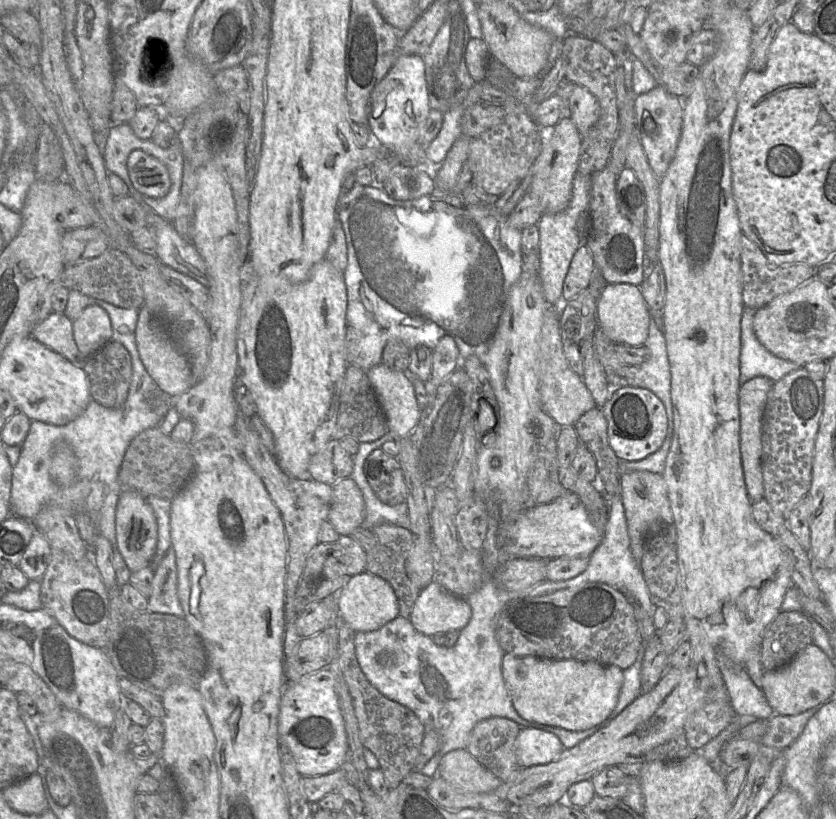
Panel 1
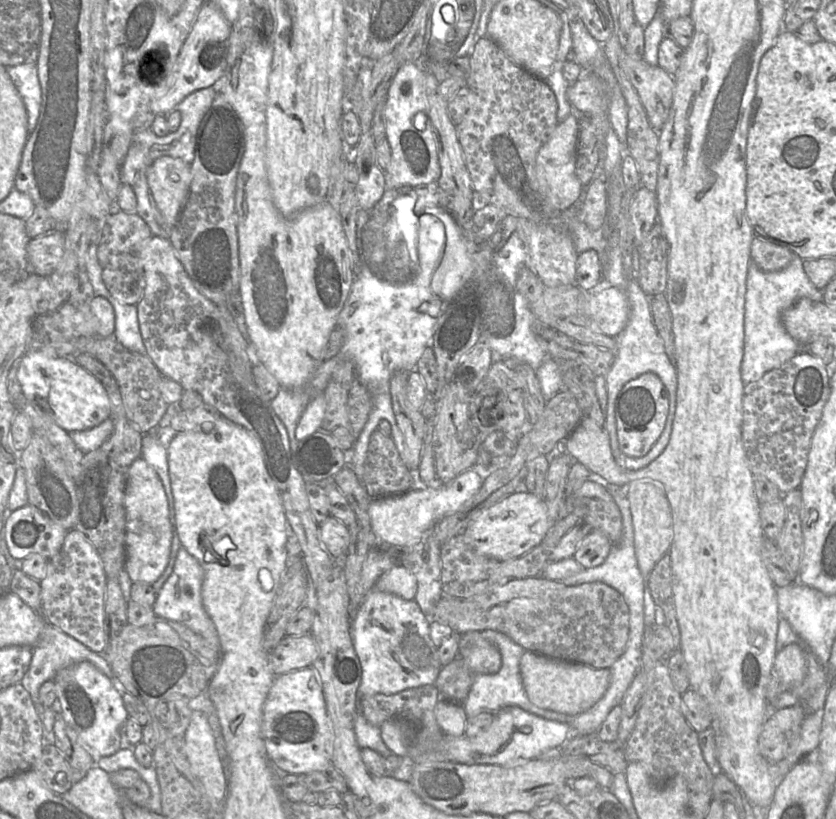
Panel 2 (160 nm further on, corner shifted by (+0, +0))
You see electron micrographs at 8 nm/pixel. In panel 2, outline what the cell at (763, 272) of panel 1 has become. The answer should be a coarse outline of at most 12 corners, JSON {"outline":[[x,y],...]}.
{"outline":[[753,238],[750,258],[759,269],[779,271],[789,249]]}

